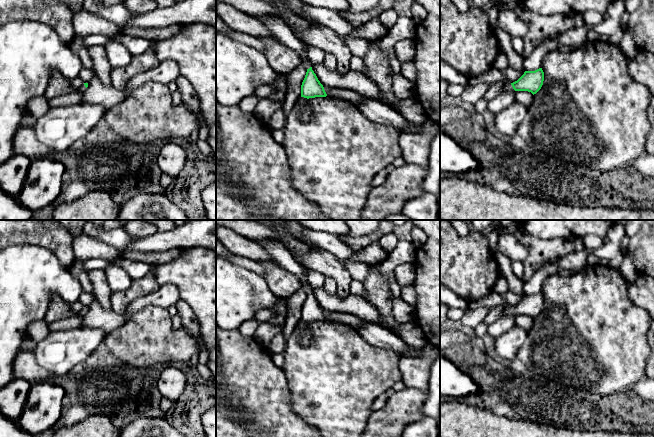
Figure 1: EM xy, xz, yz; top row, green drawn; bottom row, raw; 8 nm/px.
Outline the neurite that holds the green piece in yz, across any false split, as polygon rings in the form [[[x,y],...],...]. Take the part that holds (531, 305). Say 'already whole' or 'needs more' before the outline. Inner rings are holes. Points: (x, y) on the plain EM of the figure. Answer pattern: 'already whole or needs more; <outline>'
needs more; [[[542,292],[535,295],[525,295],[524,298],[515,306],[505,310],[503,315],[528,315],[533,319],[542,311],[544,305],[544,296]]]

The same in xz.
needs more; [[[260,240],[258,244],[263,246],[269,255],[273,258],[274,262],[285,270],[295,274],[301,283],[305,284],[305,291],[307,293],[305,302],[301,309],[301,321],[315,322],[326,321],[327,318],[323,309],[318,304],[316,298],[312,294],[312,289],[306,282],[303,275],[302,267],[299,262],[293,257],[291,252],[280,242],[273,240]]]

